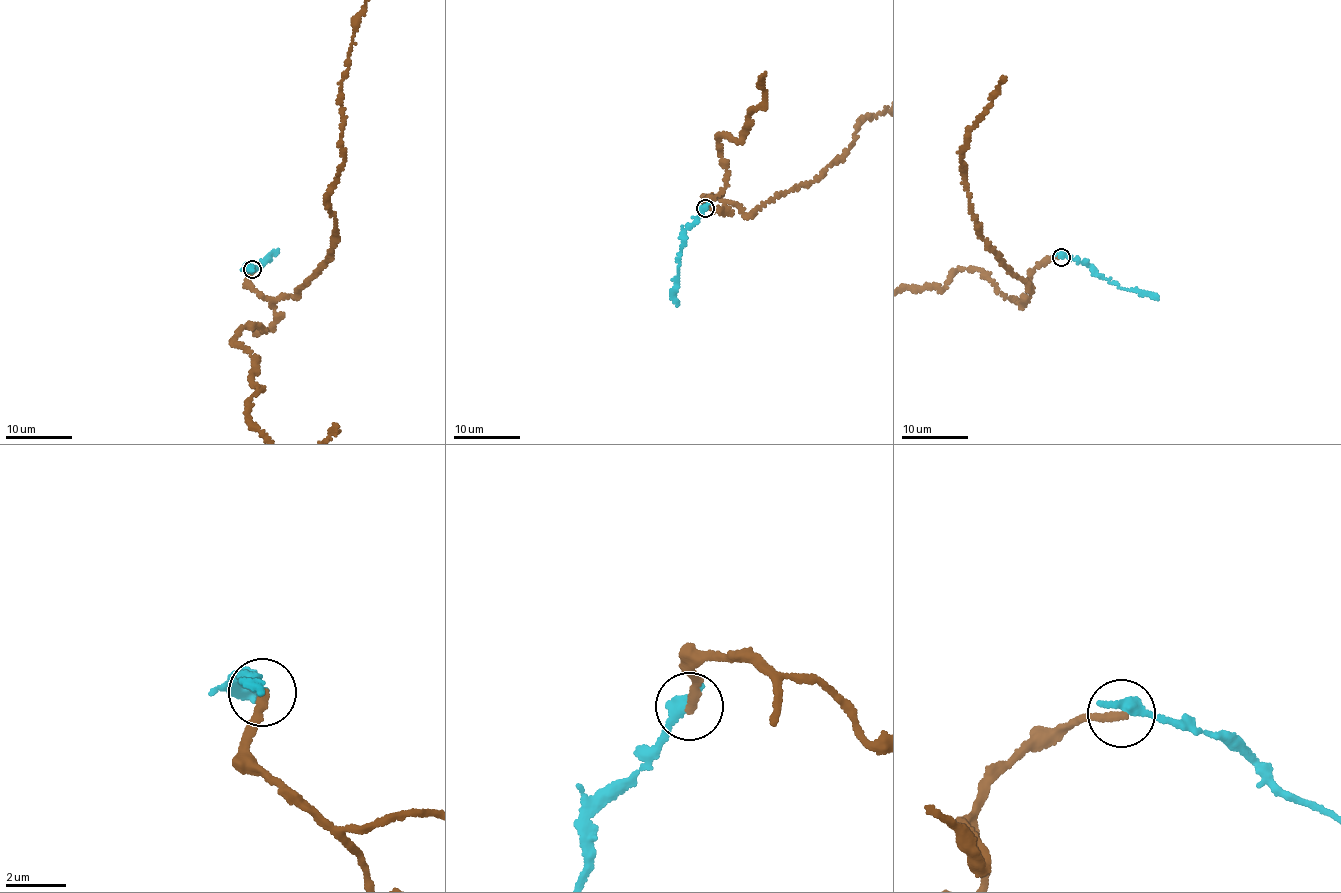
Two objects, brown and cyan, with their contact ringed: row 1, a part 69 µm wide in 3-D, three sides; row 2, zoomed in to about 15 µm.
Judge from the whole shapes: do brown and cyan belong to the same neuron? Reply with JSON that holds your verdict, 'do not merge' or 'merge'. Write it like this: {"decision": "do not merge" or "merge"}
{"decision": "do not merge"}

